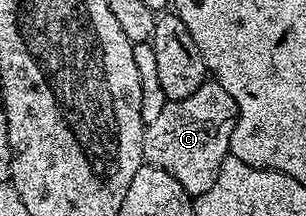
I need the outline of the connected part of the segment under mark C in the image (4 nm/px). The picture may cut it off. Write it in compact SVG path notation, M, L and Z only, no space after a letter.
M207 80L192 96L184 100L167 101L164 112L151 126L145 127L143 159L149 165L168 172L184 188L184 192L197 196L208 192L220 176L220 164L230 154L230 137L234 131L234 120L238 117L236 100L224 92L219 82Z

